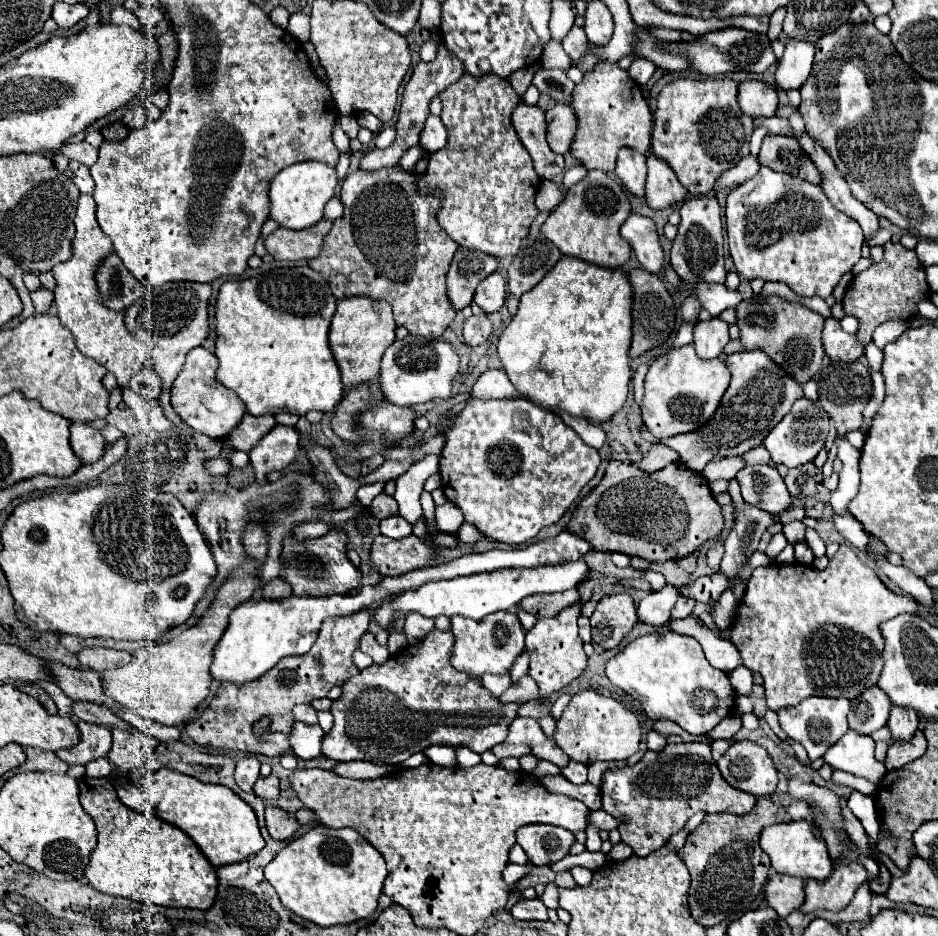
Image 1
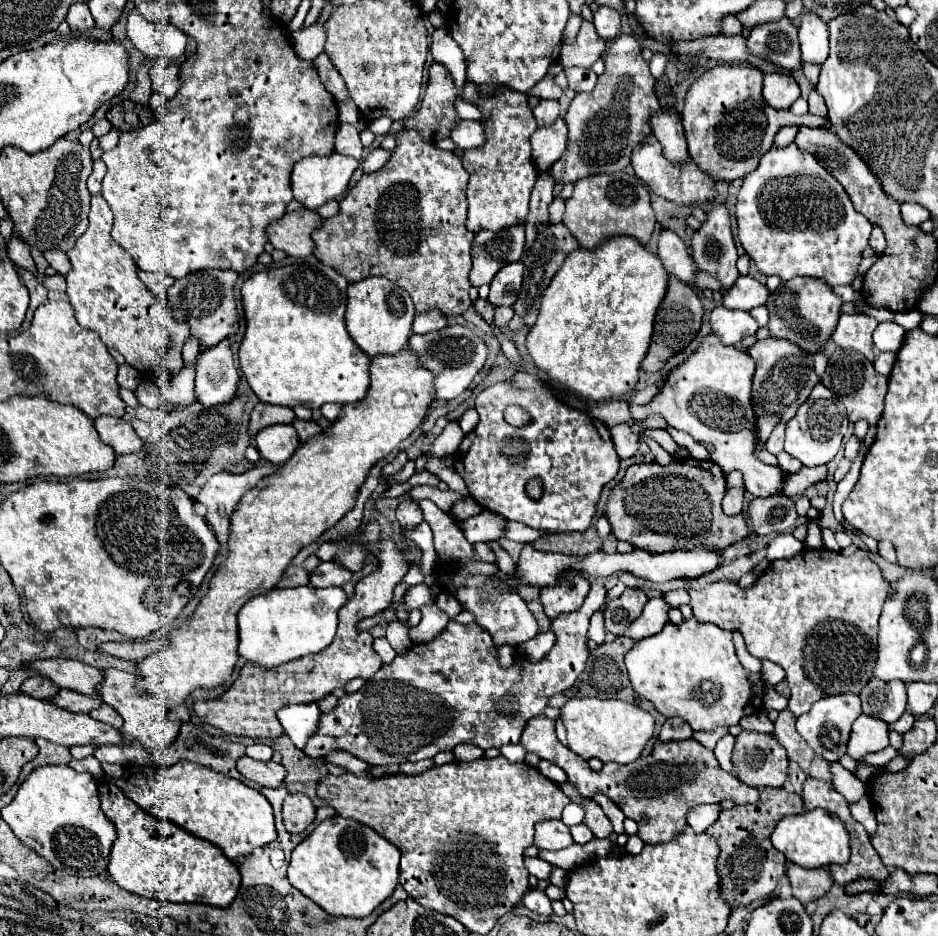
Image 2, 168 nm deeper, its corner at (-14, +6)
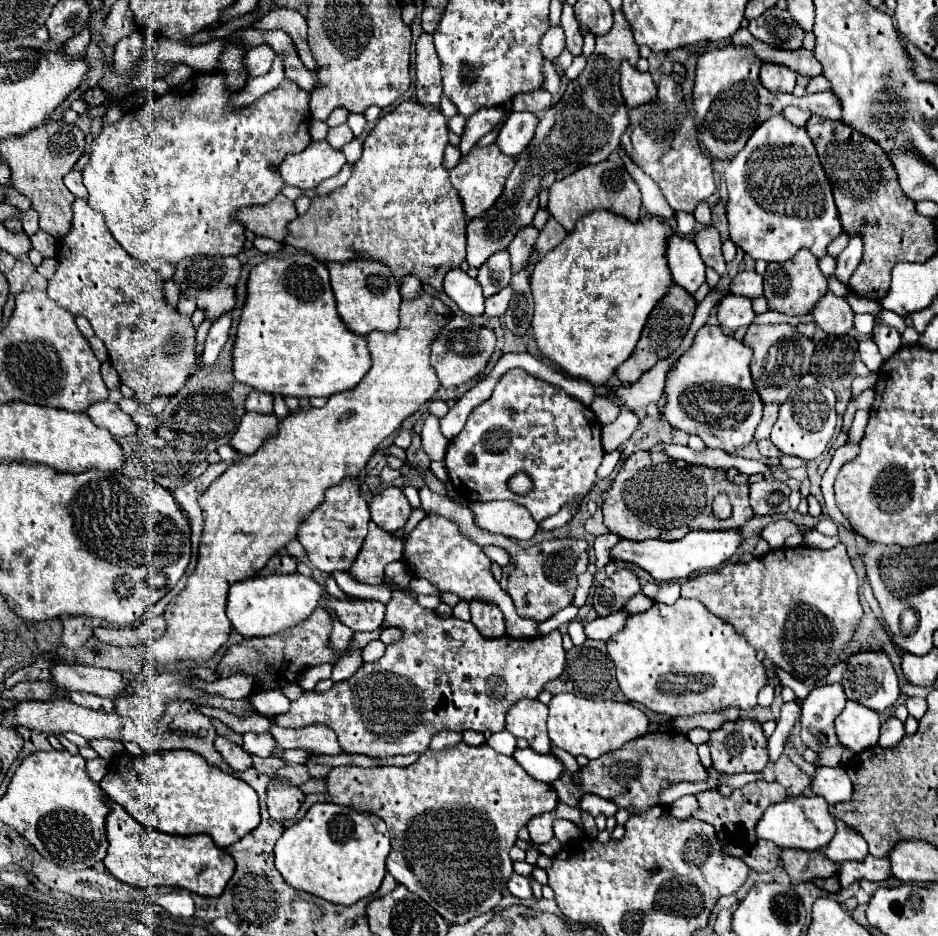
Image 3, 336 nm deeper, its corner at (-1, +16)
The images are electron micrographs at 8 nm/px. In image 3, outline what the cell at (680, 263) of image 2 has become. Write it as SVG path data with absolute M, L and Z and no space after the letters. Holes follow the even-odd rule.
M670 236L668 240L668 250L666 250L666 258L668 258L668 266L672 270L672 278L674 284L682 286L686 292L694 294L704 282L706 282L706 266L700 258L700 252L696 248L696 244L684 236Z

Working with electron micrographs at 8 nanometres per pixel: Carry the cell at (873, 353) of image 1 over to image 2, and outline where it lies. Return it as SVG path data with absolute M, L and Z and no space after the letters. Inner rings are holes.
M881 322L873 332L873 342L881 352L897 352L903 344L905 330L895 322Z

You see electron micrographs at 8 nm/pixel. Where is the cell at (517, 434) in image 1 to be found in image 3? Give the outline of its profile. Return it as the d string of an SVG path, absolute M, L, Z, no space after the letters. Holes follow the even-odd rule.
M514 368L500 378L490 398L470 412L464 430L448 444L444 464L448 468L448 476L456 494L460 494L464 500L512 500L516 504L526 506L532 518L540 524L544 518L554 516L566 502L582 498L592 490L596 482L596 470L604 458L600 432L602 426L588 406L568 396L562 388L552 386L540 378L534 378L520 368ZM468 454L476 458L476 464L466 462ZM518 472L528 474L528 478L532 480L532 490L528 494L514 494L508 488L508 480Z

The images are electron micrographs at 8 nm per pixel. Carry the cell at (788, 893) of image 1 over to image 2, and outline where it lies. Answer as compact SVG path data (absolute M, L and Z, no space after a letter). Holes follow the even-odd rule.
M791 864L787 870L787 878L793 888L793 896L801 904L821 898L833 886L833 880L831 880L831 874L827 872L827 868L807 870L797 864Z

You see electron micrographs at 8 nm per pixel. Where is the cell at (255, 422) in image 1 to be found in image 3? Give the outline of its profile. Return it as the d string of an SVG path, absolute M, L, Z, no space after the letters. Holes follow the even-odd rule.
M252 390L250 396L246 398L246 410L250 410L250 412L270 414L270 412L272 412L272 396L266 394L266 392Z

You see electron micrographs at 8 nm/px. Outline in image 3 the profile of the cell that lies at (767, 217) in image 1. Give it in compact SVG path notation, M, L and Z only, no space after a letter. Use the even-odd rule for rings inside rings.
M782 114L770 116L762 126L754 130L742 152L738 152L730 160L724 178L728 184L730 238L754 260L786 262L800 248L808 248L816 258L822 258L826 254L826 246L830 244L830 240L842 232L830 182L818 160L816 148L810 142L806 128L794 126Z

